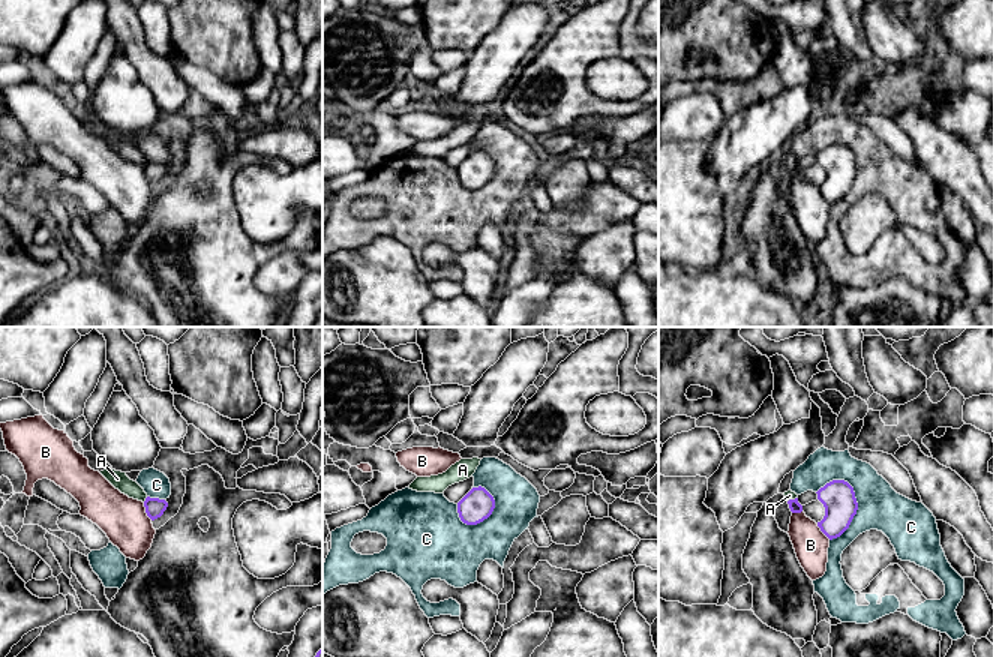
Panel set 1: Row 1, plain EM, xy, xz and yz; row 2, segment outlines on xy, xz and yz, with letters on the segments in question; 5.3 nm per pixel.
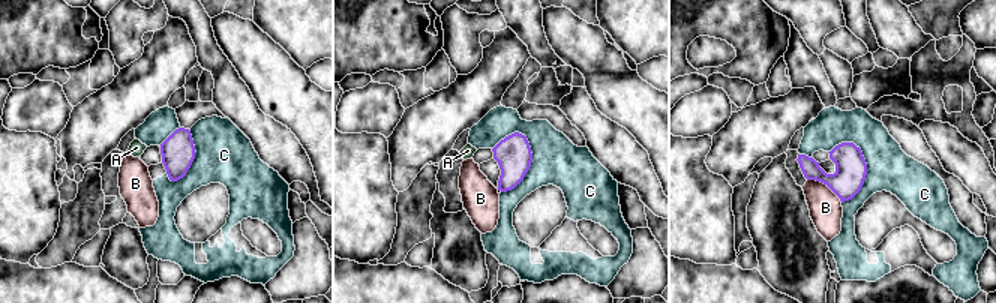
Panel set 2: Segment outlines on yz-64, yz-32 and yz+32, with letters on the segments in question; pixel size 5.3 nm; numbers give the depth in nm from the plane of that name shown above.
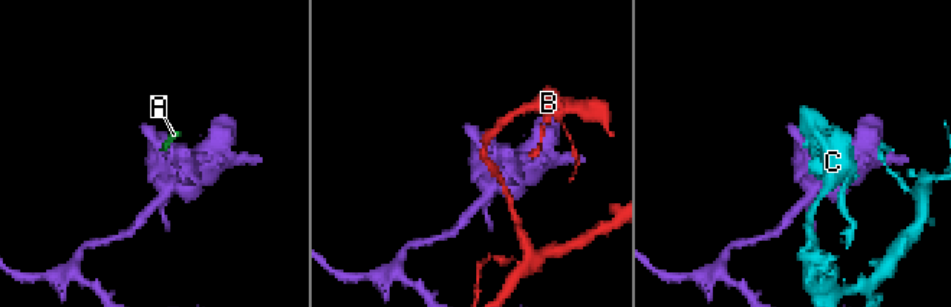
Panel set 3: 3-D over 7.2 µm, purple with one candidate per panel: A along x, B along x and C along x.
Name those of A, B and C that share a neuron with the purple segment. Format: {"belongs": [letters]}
{"belongs": ["A"]}

